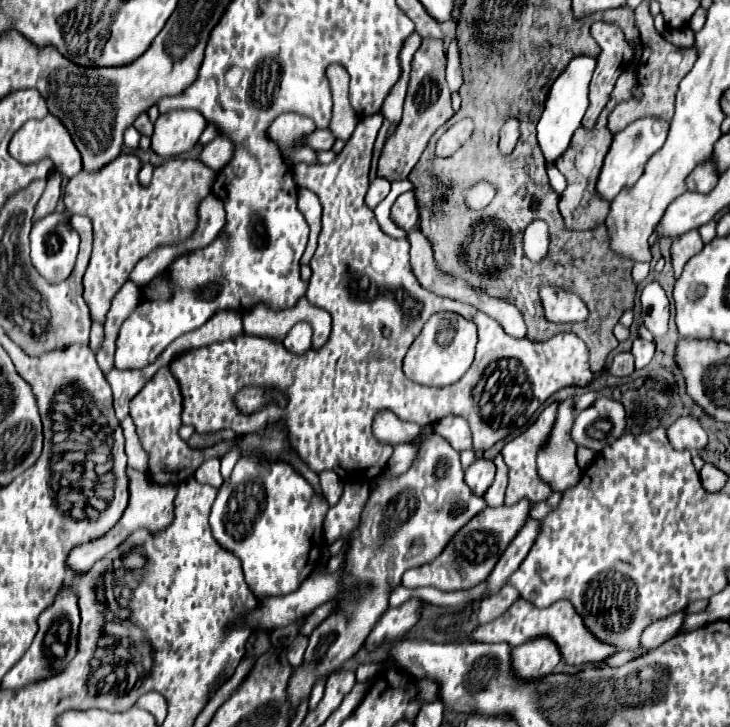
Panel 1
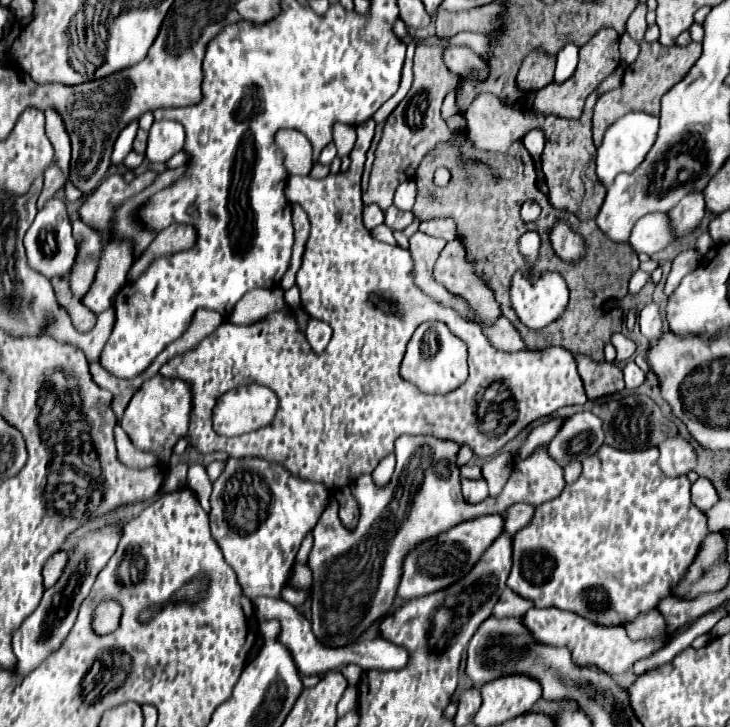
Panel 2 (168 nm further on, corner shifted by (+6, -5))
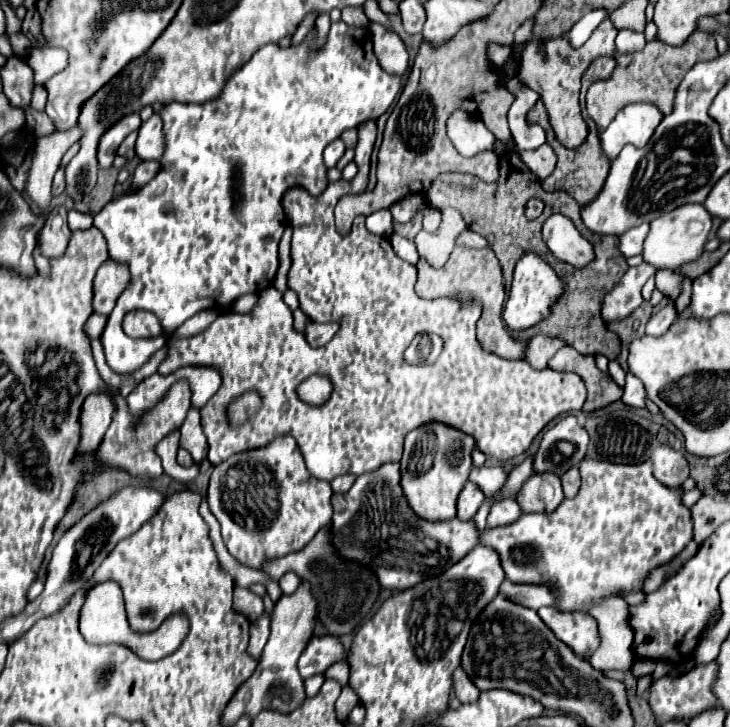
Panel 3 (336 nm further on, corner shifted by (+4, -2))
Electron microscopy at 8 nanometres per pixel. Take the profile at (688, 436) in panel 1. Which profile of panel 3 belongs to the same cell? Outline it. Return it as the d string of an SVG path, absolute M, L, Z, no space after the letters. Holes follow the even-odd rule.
M660 445L652 453L650 461L652 461L652 475L670 489L680 487L684 479L688 479L688 463L684 455L668 445Z

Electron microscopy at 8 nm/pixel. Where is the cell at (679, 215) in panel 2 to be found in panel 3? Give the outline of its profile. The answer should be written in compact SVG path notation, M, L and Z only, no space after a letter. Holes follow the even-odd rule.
M682 205L680 209L662 213L656 221L650 223L650 233L644 241L642 257L648 265L656 271L670 269L676 271L678 267L696 261L704 253L704 243L712 229L712 217L702 205Z

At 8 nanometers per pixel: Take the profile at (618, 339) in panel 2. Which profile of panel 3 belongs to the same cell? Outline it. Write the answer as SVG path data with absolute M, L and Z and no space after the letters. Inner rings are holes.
M617 359L609 362L608 373L619 386L624 388L626 372L622 369Z

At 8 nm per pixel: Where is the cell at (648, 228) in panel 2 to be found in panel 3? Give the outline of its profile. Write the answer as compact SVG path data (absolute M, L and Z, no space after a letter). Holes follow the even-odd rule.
M642 223L638 227L628 229L628 233L620 235L620 253L624 257L632 257L632 255L640 255L642 253L642 243L648 235L648 223Z

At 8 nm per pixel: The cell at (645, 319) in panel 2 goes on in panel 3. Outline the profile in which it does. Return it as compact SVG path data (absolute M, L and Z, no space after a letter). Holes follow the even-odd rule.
M672 303L662 305L662 307L656 309L654 315L650 317L650 321L648 321L648 325L646 325L646 333L652 335L652 337L660 337L660 335L662 335L664 331L668 331L668 327L674 323L676 315L678 315L678 313L676 313L676 309L674 309Z

